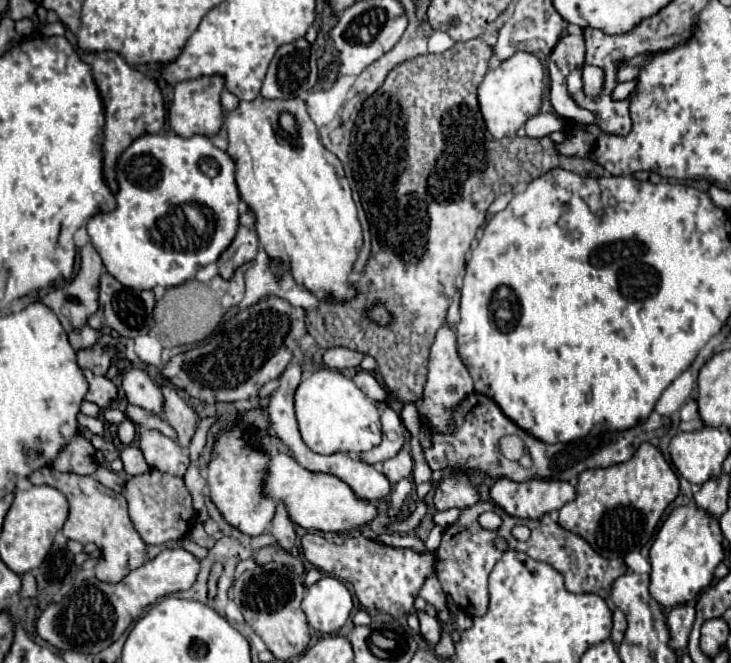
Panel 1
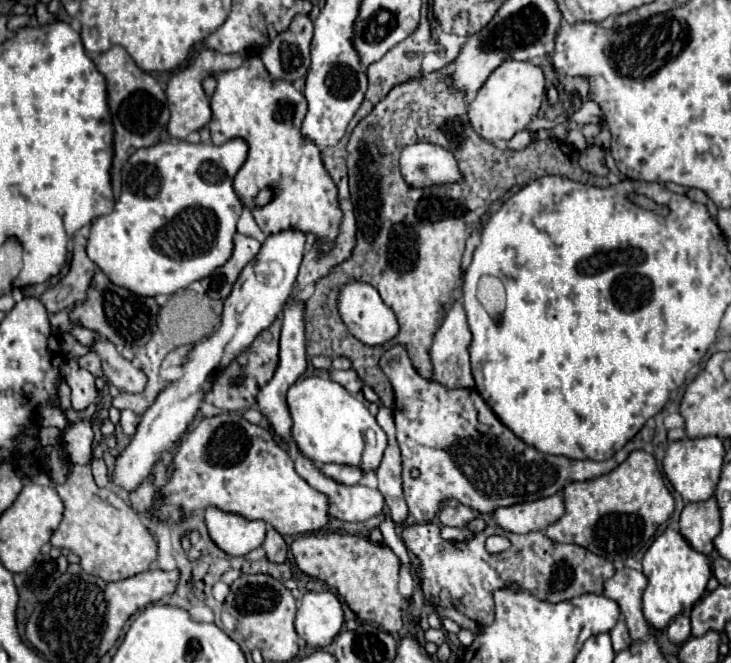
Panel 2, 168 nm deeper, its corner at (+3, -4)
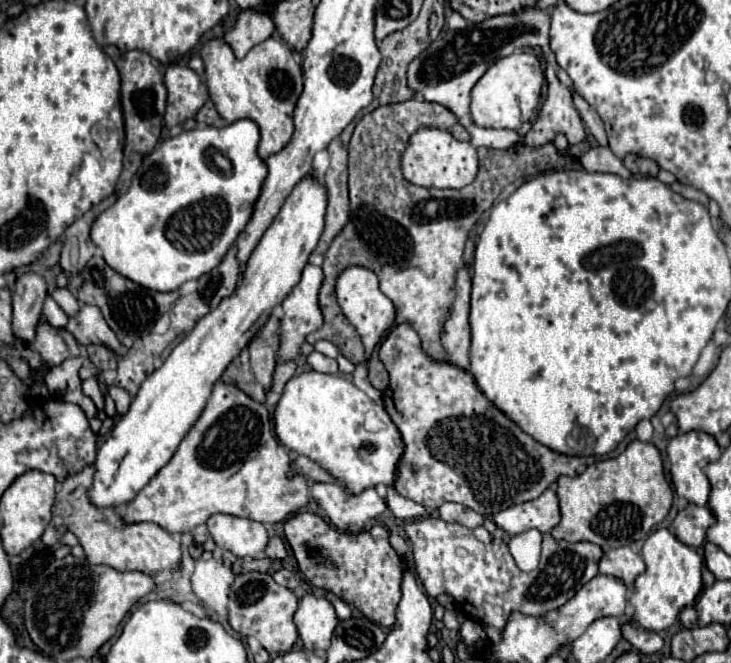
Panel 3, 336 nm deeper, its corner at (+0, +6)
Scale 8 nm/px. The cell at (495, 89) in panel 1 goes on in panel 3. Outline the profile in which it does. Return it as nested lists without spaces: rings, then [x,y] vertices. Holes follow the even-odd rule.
[[[517,52],[499,58],[489,66],[471,92],[471,116],[481,128],[511,128],[519,130],[521,124],[529,122],[539,106],[541,86],[545,82],[545,72],[539,58],[531,52]]]

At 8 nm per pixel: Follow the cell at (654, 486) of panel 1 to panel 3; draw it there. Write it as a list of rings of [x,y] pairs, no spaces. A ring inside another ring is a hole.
[[[633,440],[617,458],[591,464],[583,474],[557,480],[561,522],[551,530],[555,540],[593,542],[605,552],[645,538],[671,510],[673,490],[663,474],[661,454],[651,442]]]

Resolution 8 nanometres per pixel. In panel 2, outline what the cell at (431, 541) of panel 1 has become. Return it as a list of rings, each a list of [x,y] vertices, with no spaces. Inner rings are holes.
[[[443,526],[440,535],[445,540],[454,541],[465,541],[470,540],[474,537],[474,534],[471,531],[469,531],[466,527],[458,528]]]

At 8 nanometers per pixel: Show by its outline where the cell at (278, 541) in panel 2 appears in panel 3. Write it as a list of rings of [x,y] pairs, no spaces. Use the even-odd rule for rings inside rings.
[[[273,536],[271,540],[269,540],[269,544],[267,544],[267,550],[265,550],[265,554],[269,556],[269,558],[285,558],[285,544],[283,544],[283,540],[279,538],[279,536]]]

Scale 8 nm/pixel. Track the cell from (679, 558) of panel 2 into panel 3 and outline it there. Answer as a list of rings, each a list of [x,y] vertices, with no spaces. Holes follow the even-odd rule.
[[[659,528],[647,538],[641,556],[647,564],[647,570],[635,580],[635,590],[629,596],[635,608],[633,618],[641,628],[659,632],[669,628],[685,606],[695,604],[695,598],[703,588],[703,558],[695,548],[683,544],[667,528]]]

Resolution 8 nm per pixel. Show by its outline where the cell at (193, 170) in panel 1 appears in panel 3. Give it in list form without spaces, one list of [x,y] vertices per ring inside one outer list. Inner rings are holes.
[[[237,120],[229,126],[223,126],[223,128],[213,128],[213,126],[205,126],[205,128],[195,128],[195,130],[189,130],[189,132],[183,132],[175,138],[169,138],[165,142],[161,142],[151,154],[147,154],[139,166],[139,170],[135,172],[133,180],[131,180],[131,186],[129,190],[117,198],[117,202],[107,208],[95,222],[93,222],[93,228],[91,228],[91,240],[95,246],[101,248],[103,252],[103,258],[105,262],[117,272],[117,274],[123,274],[125,278],[131,278],[133,282],[141,284],[141,286],[147,286],[149,290],[159,290],[159,292],[169,292],[169,290],[177,290],[183,282],[187,280],[195,280],[199,276],[203,276],[205,272],[213,270],[221,260],[223,260],[223,254],[229,250],[229,246],[235,242],[235,238],[239,236],[239,232],[243,230],[243,226],[247,224],[247,220],[251,218],[253,214],[253,204],[255,204],[255,198],[259,196],[259,190],[261,190],[261,184],[263,184],[263,178],[267,174],[267,168],[265,168],[265,162],[257,156],[257,144],[259,144],[259,128],[253,120]]]

